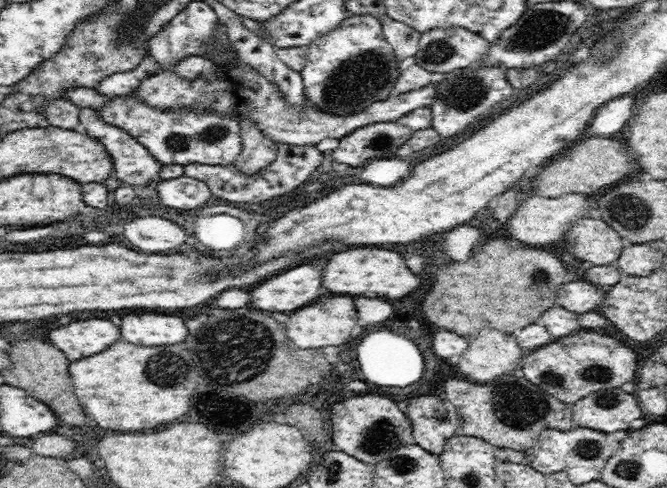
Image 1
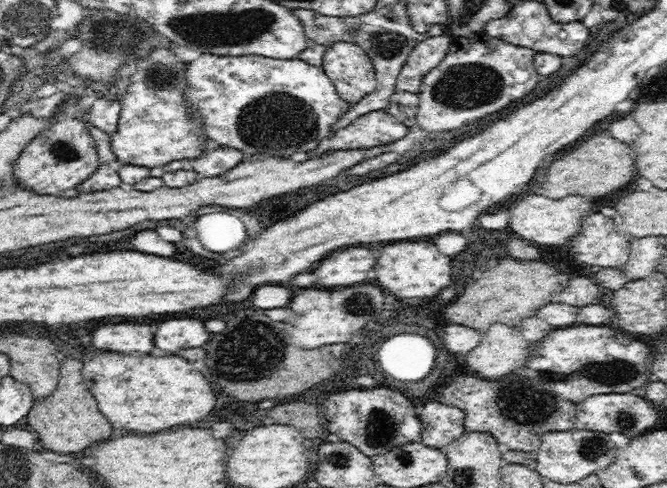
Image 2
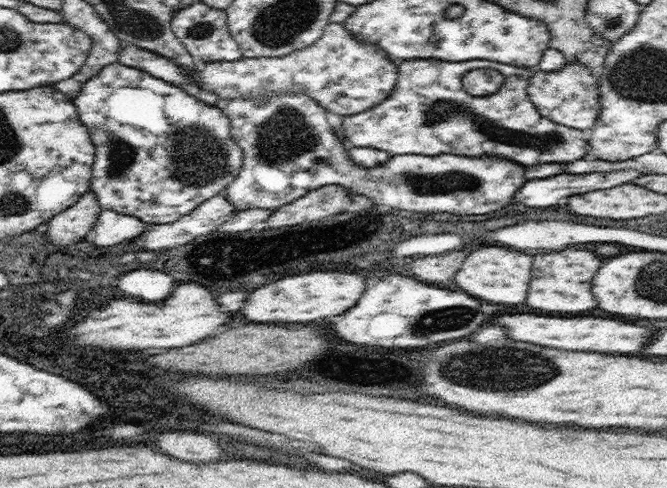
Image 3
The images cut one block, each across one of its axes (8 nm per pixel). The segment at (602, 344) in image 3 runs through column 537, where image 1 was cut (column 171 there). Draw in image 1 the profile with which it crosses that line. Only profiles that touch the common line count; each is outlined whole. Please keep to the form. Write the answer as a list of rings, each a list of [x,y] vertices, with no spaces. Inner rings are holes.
[[[130,314],[122,318],[120,336],[132,344],[160,346],[176,344],[186,338],[188,330],[180,316],[166,314]]]

